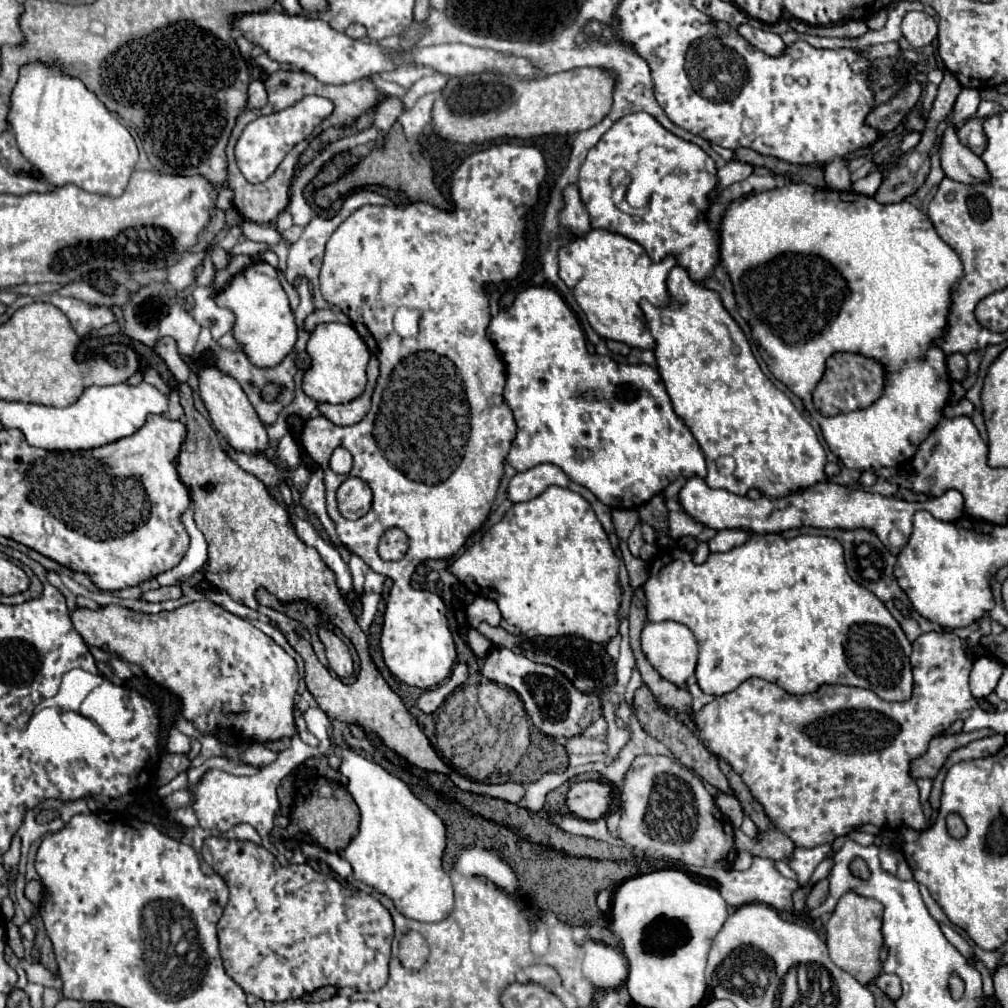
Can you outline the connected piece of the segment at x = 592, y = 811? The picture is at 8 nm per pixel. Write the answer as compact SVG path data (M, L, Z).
M578 781L566 795L568 811L580 819L594 821L608 813L612 789L604 781Z

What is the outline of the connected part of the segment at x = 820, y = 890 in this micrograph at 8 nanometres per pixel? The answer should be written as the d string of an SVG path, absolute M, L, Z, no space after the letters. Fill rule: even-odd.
M816 883L816 885L812 887L812 891L808 893L808 897L806 897L806 907L808 907L808 909L818 907L818 905L822 905L822 901L824 901L826 897L828 897L828 887L822 885L822 883Z

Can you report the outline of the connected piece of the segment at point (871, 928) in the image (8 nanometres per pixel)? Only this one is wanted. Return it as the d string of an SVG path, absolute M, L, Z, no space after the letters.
M846 893L838 901L830 921L826 923L826 945L828 945L830 959L838 967L848 971L864 987L868 987L868 983L882 973L882 963L878 955L882 947L882 931L880 931L882 913L884 907L876 899L866 899L854 893Z

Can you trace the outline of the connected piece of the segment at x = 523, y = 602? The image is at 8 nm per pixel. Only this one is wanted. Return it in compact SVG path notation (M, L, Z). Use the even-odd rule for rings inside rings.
M552 485L552 487L548 487L542 495L538 495L536 499L526 501L526 503L516 503L516 505L504 515L504 519L502 519L498 525L494 525L490 531L484 533L484 537L482 537L480 543L476 543L476 545L472 545L470 549L466 549L466 551L454 561L454 565L450 567L450 571L452 571L452 573L460 579L460 583L464 583L474 595L496 601L498 607L500 607L502 617L504 617L510 625L520 627L520 633L522 633L524 637L562 637L562 635L578 635L578 637L582 637L584 641L594 641L594 643L606 645L606 643L618 633L618 627L620 627L618 609L620 609L620 603L622 603L622 587L618 585L618 565L620 565L620 561L618 561L618 557L616 557L616 553L614 553L614 549L612 549L612 545L610 545L610 539L608 539L606 531L602 529L602 523L596 519L596 513L594 513L594 509L590 507L590 503L588 503L582 495L578 495L578 493L574 493L574 491L566 489L566 487Z

